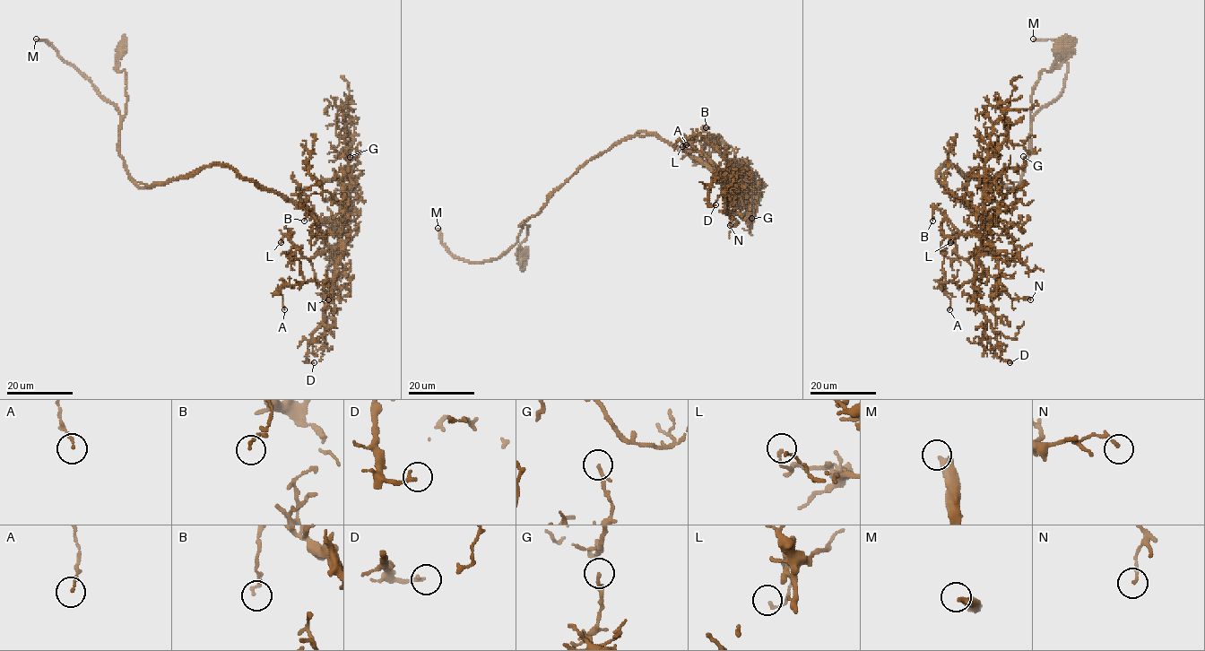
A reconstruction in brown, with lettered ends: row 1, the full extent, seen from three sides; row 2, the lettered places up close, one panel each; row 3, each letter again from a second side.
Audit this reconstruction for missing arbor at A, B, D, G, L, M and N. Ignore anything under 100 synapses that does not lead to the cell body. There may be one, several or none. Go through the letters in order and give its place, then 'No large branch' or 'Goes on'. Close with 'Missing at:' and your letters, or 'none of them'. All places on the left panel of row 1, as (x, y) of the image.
A: Place: (284, 309). No large branch
B: Place: (304, 221). No large branch
D: Place: (314, 362). No large branch
G: Place: (350, 157). No large branch
L: Place: (281, 242). No large branch
M: Place: (36, 39). Goes on
N: Place: (328, 299). No large branch
Missing at: M

